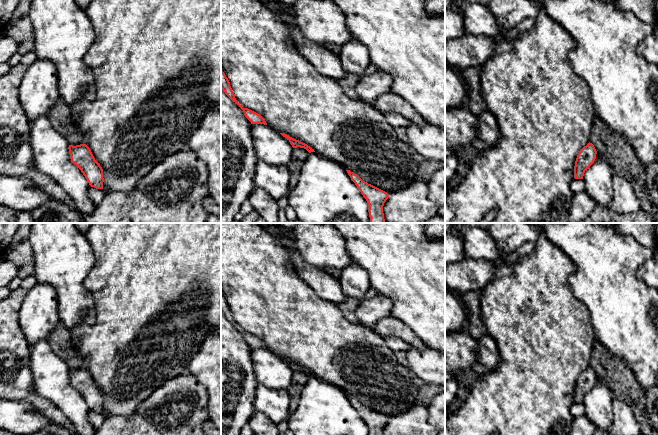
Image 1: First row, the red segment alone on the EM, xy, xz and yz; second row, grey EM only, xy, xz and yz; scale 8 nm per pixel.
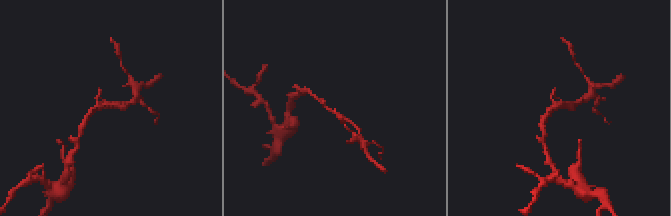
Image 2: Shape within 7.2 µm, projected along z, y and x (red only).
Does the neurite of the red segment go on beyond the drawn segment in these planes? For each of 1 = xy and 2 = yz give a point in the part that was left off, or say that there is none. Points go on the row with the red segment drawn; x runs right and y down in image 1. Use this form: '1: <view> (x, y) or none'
1: none
2: none

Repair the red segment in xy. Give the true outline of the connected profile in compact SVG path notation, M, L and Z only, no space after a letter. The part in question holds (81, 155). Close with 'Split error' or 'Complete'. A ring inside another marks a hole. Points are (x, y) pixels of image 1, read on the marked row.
M86 144L69 145L71 162L83 173L89 185L96 189L103 189L103 169L95 160L90 148Z. Complete

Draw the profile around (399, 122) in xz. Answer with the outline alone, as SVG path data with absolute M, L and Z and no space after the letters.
M393 112L384 113L384 116L388 123L397 130L406 129L409 125L412 124L412 122L405 117Z

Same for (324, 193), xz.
M315 152L308 154L296 186L287 195L288 206L302 223L370 223L368 203L346 169L338 162Z

